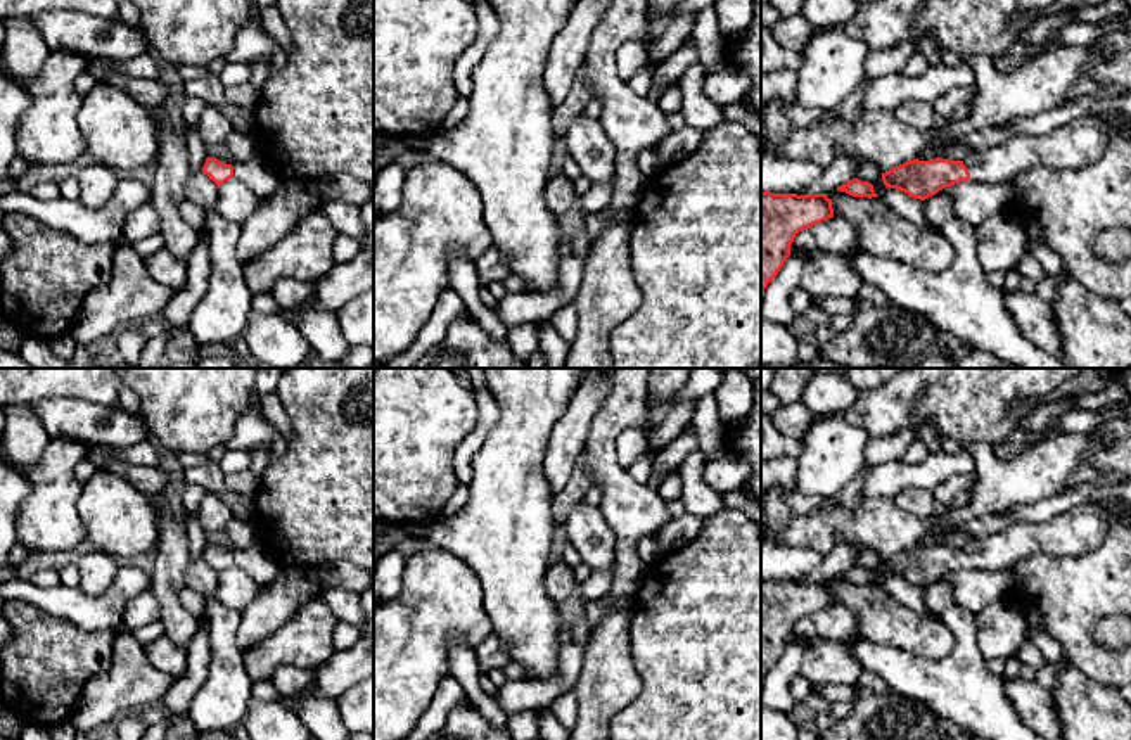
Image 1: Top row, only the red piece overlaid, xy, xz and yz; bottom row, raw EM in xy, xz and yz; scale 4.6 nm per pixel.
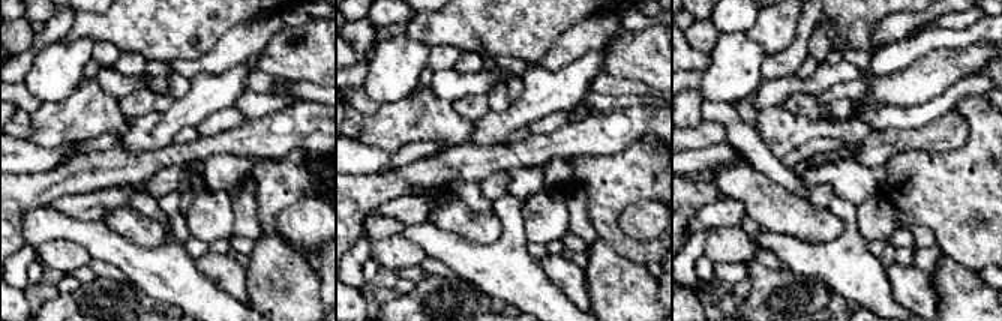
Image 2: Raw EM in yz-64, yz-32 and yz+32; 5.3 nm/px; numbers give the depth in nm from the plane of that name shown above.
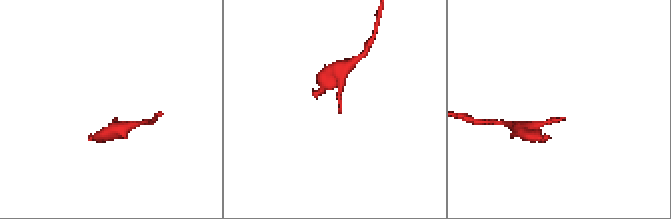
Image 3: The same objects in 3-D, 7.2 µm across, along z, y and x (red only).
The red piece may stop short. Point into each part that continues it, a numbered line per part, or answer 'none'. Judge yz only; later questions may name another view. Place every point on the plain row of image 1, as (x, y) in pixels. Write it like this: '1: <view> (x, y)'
1: yz (1081, 529)

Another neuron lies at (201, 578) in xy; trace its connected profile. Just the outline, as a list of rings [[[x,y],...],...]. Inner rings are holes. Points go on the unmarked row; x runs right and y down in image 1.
[[[202,558],[192,560],[187,567],[187,588],[211,600],[218,591],[218,572]]]

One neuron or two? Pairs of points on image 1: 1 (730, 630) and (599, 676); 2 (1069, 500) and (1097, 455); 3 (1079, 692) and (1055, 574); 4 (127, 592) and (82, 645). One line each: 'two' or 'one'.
1: two
2: two
3: two
4: two

